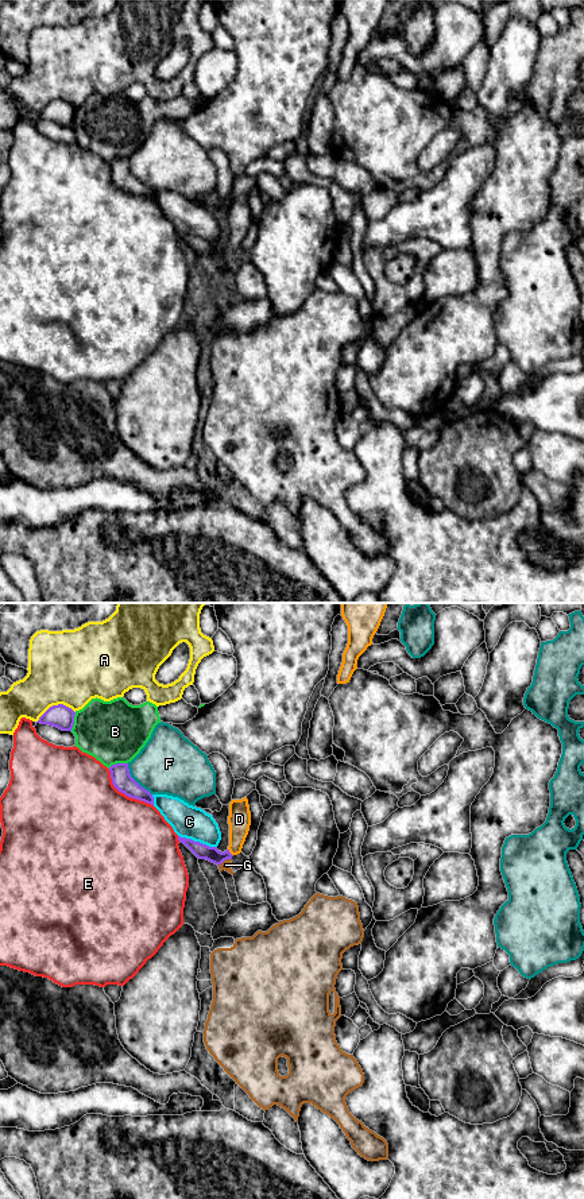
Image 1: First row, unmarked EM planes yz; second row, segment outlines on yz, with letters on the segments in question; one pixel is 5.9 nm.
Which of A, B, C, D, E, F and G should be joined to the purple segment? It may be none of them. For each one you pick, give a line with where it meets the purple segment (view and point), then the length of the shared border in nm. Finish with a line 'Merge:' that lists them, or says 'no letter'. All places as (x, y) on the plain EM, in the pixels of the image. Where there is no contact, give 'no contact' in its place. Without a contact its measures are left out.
D: yz (229, 248) | 50 nm
Merge: D

